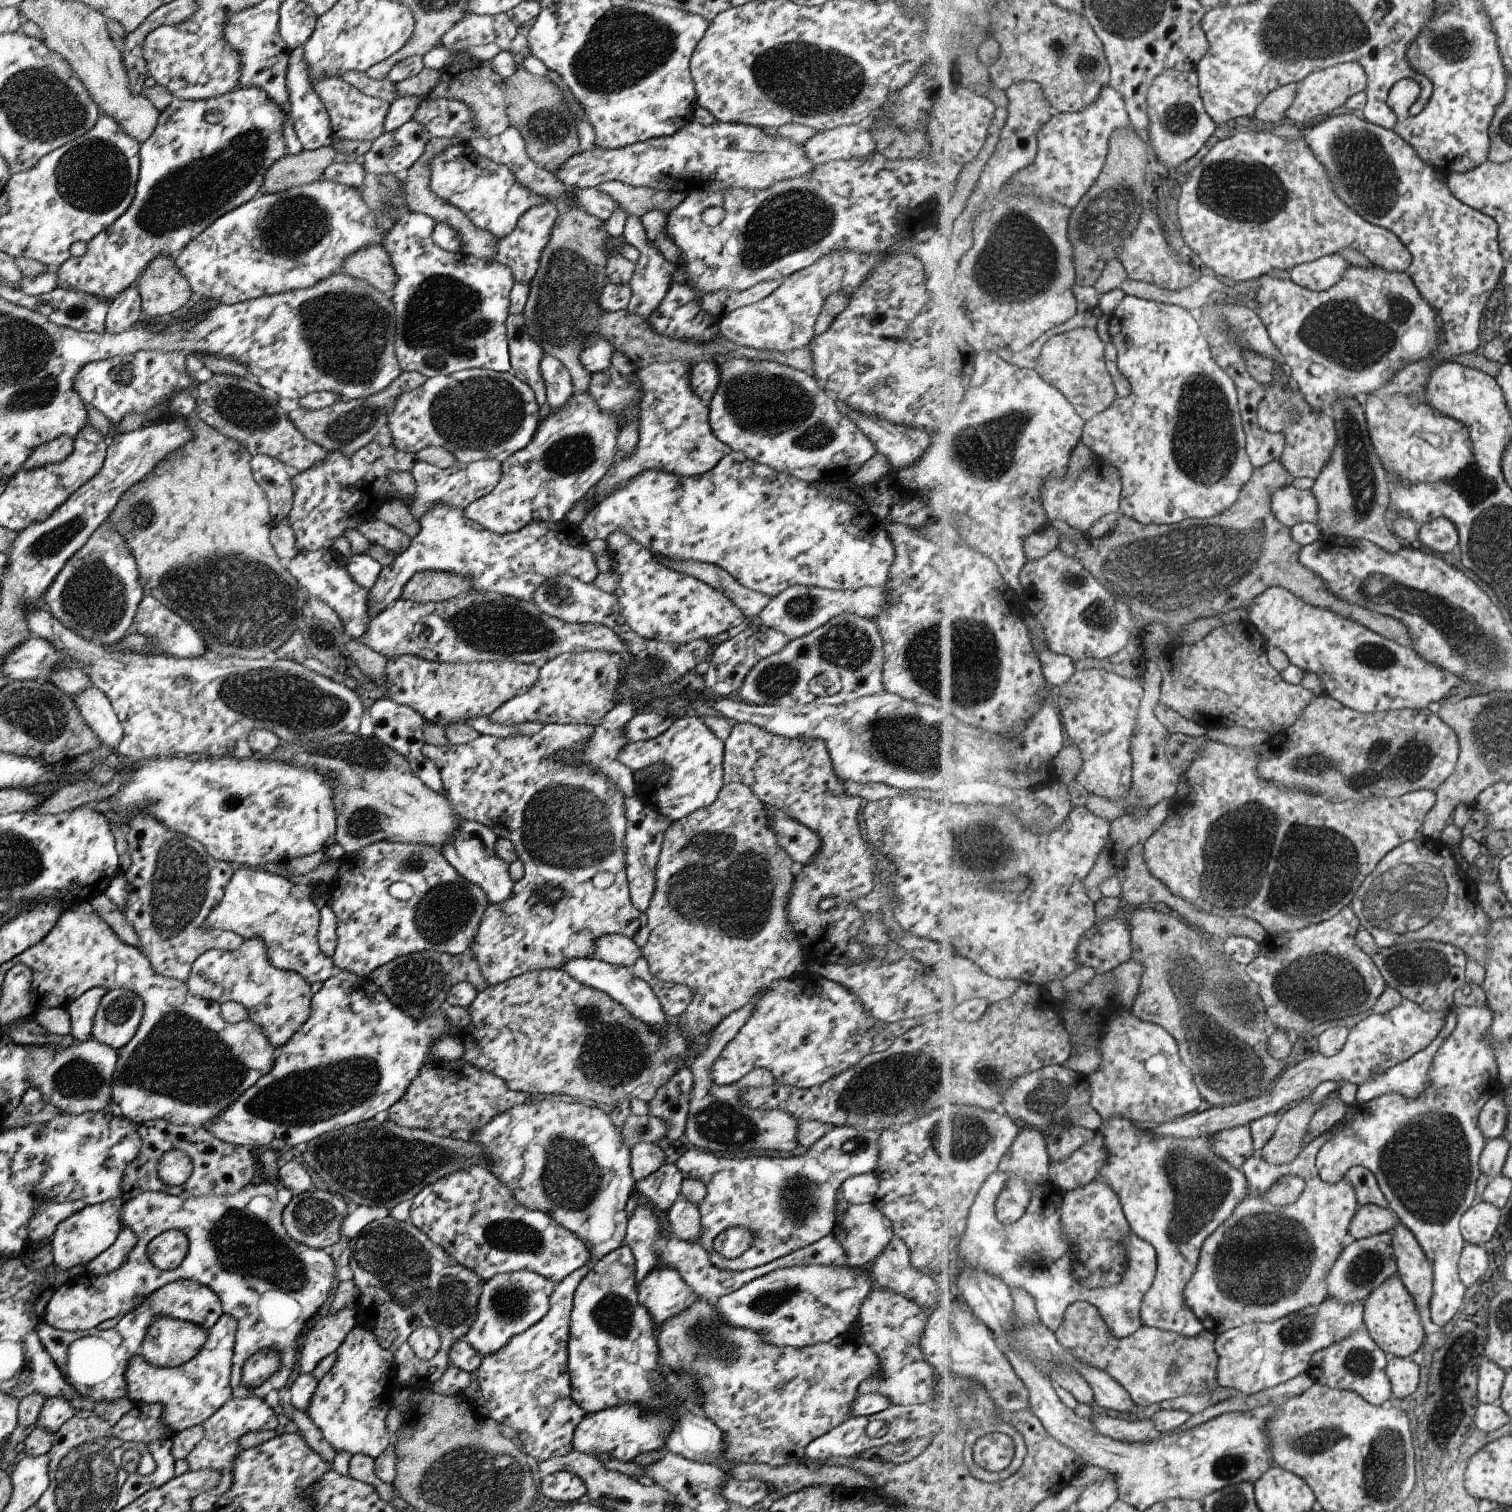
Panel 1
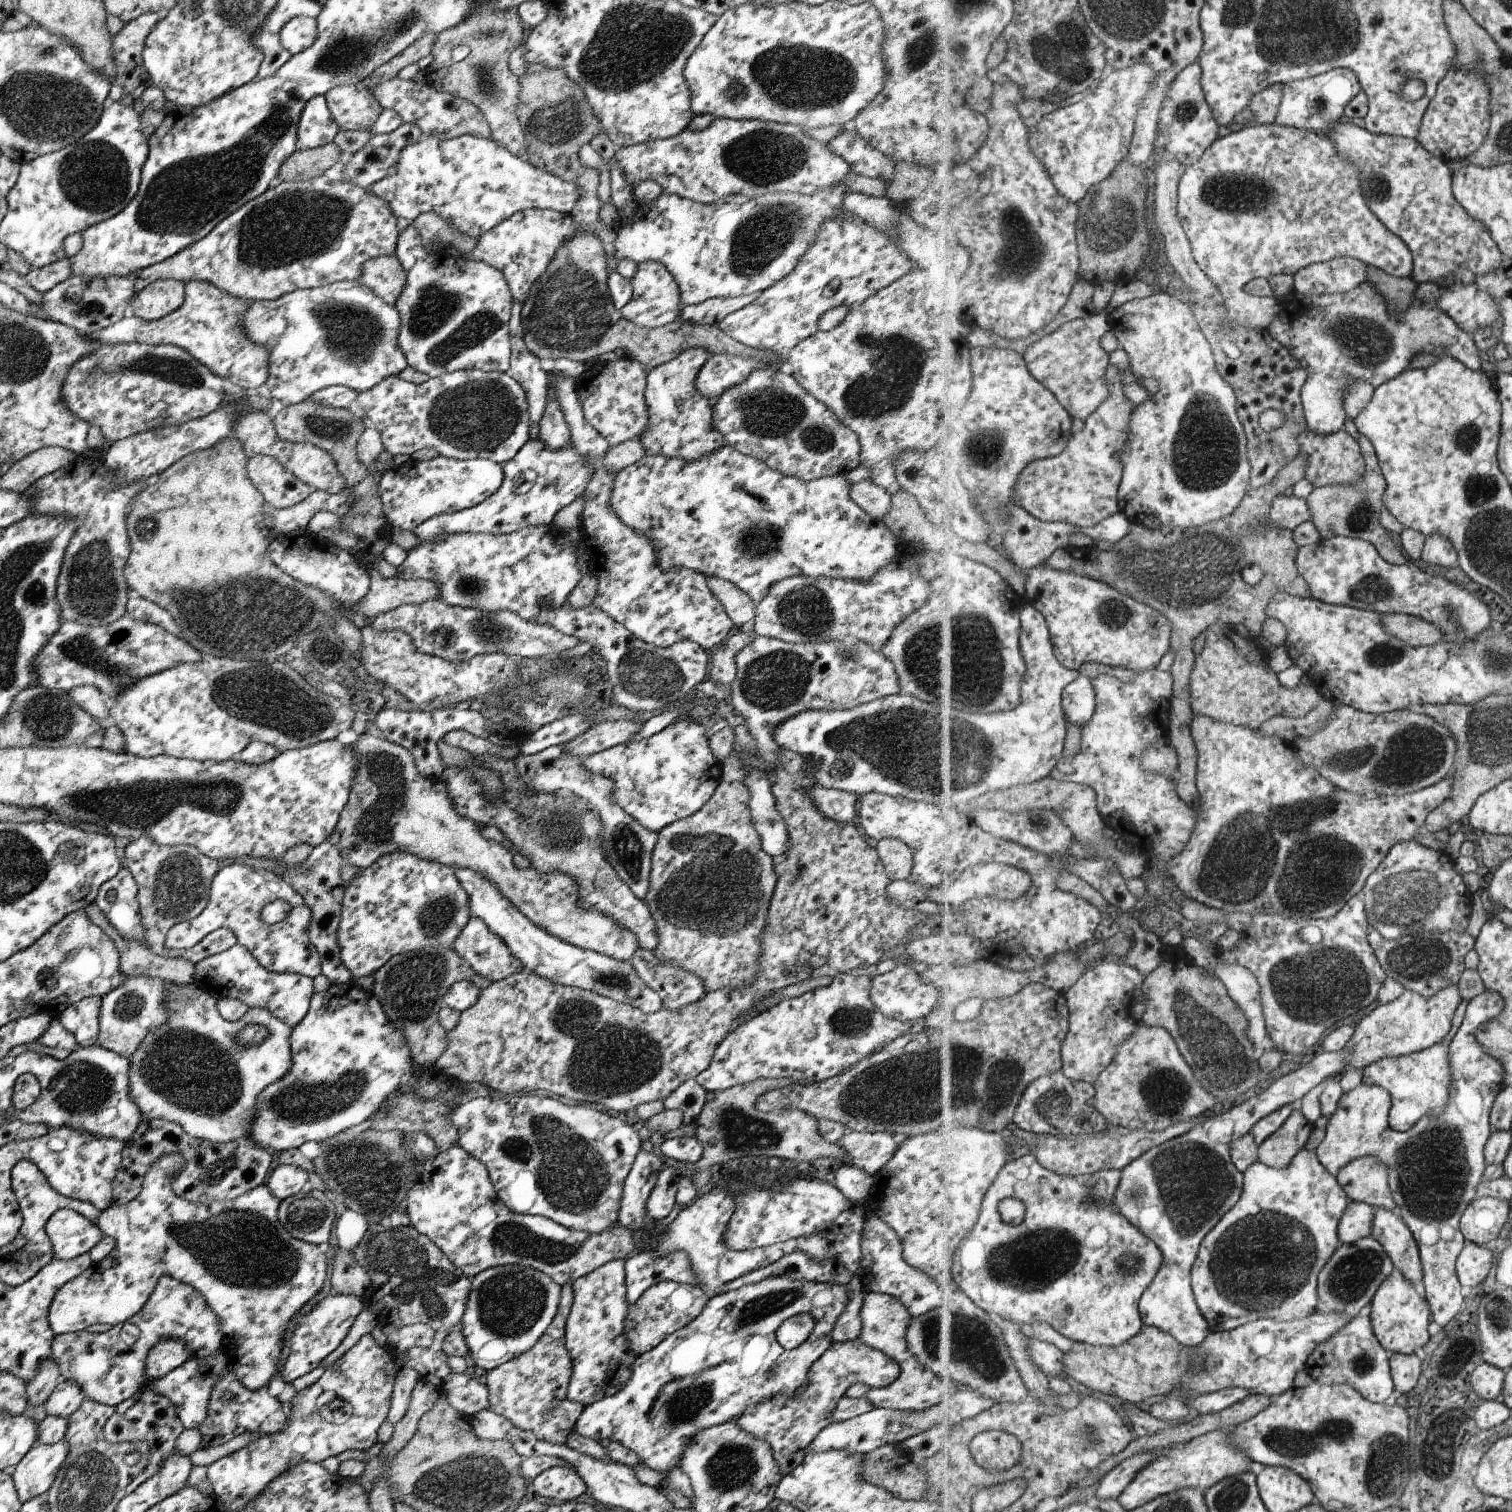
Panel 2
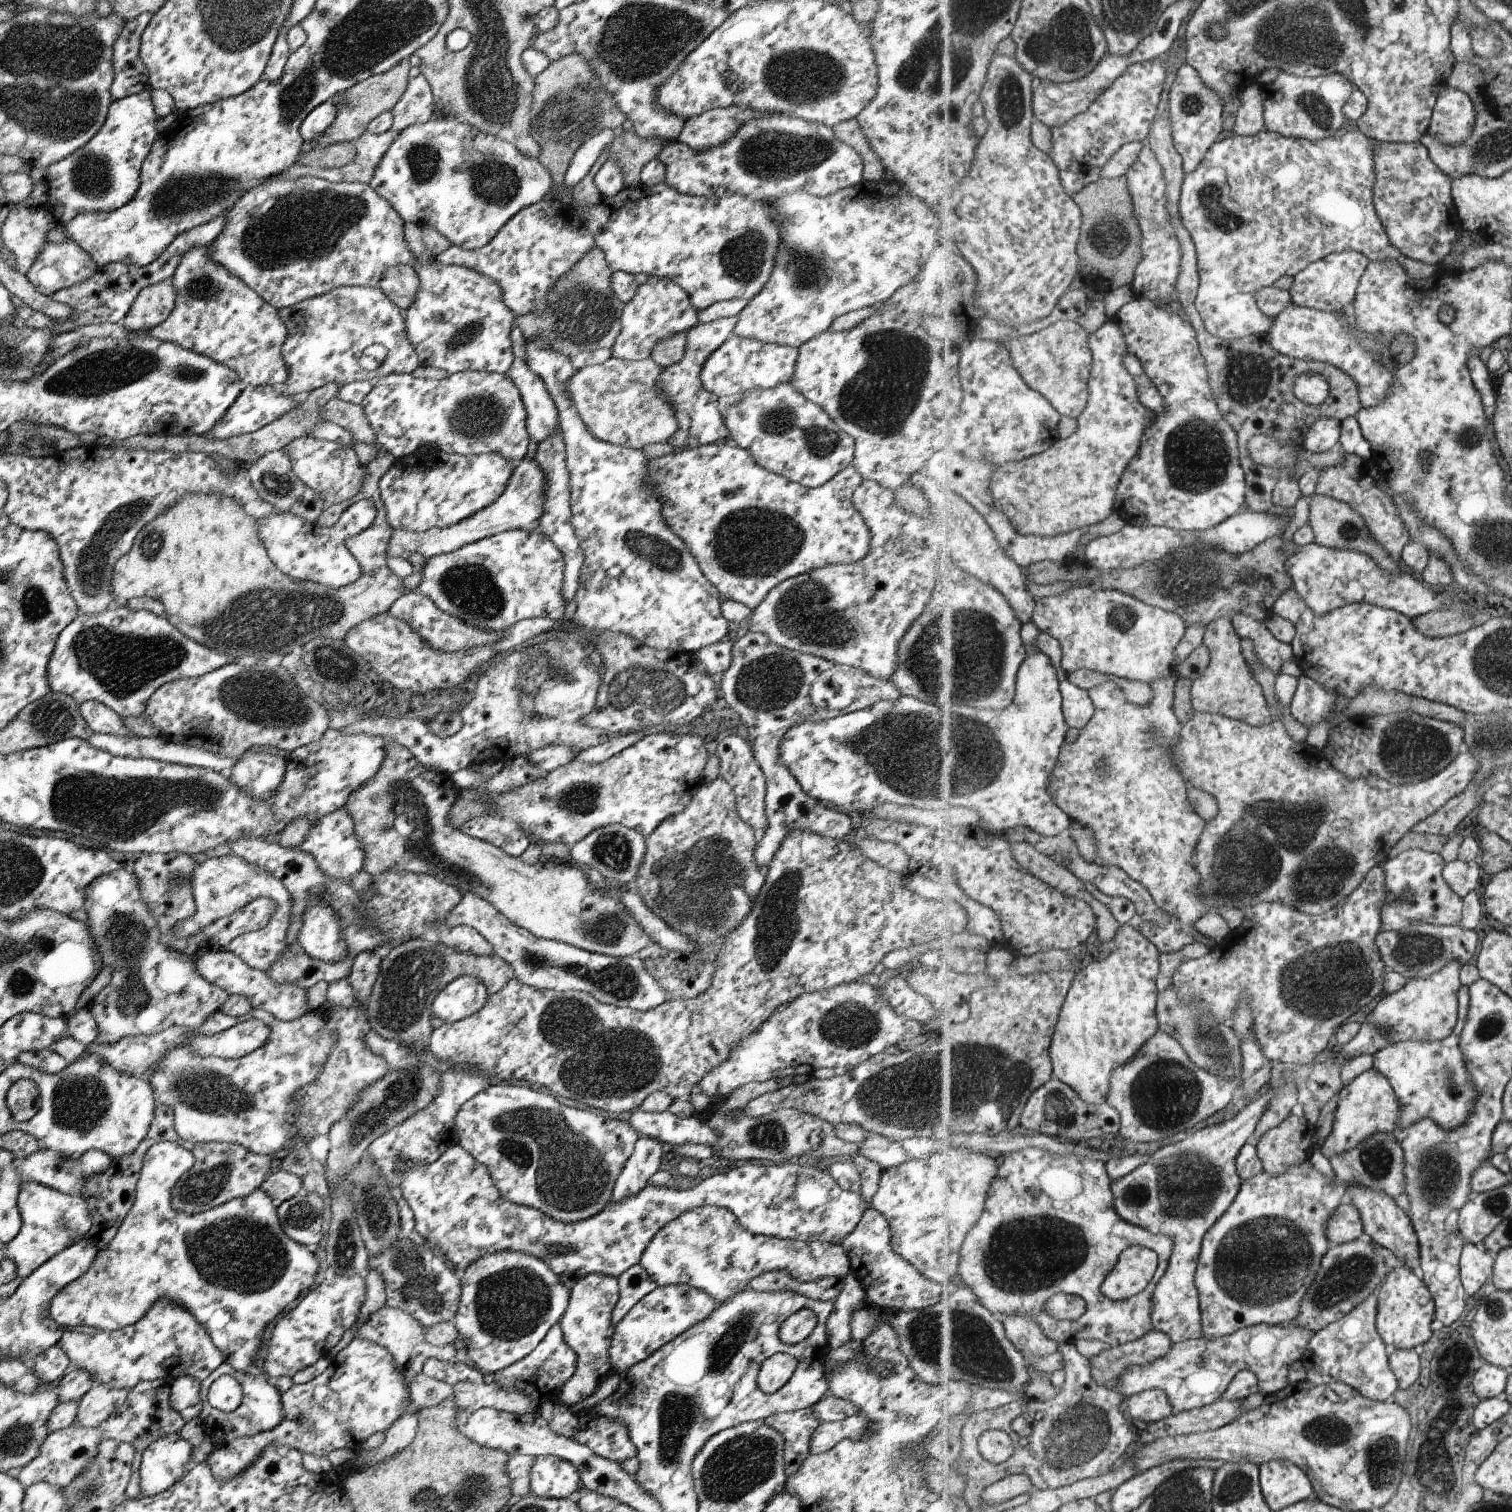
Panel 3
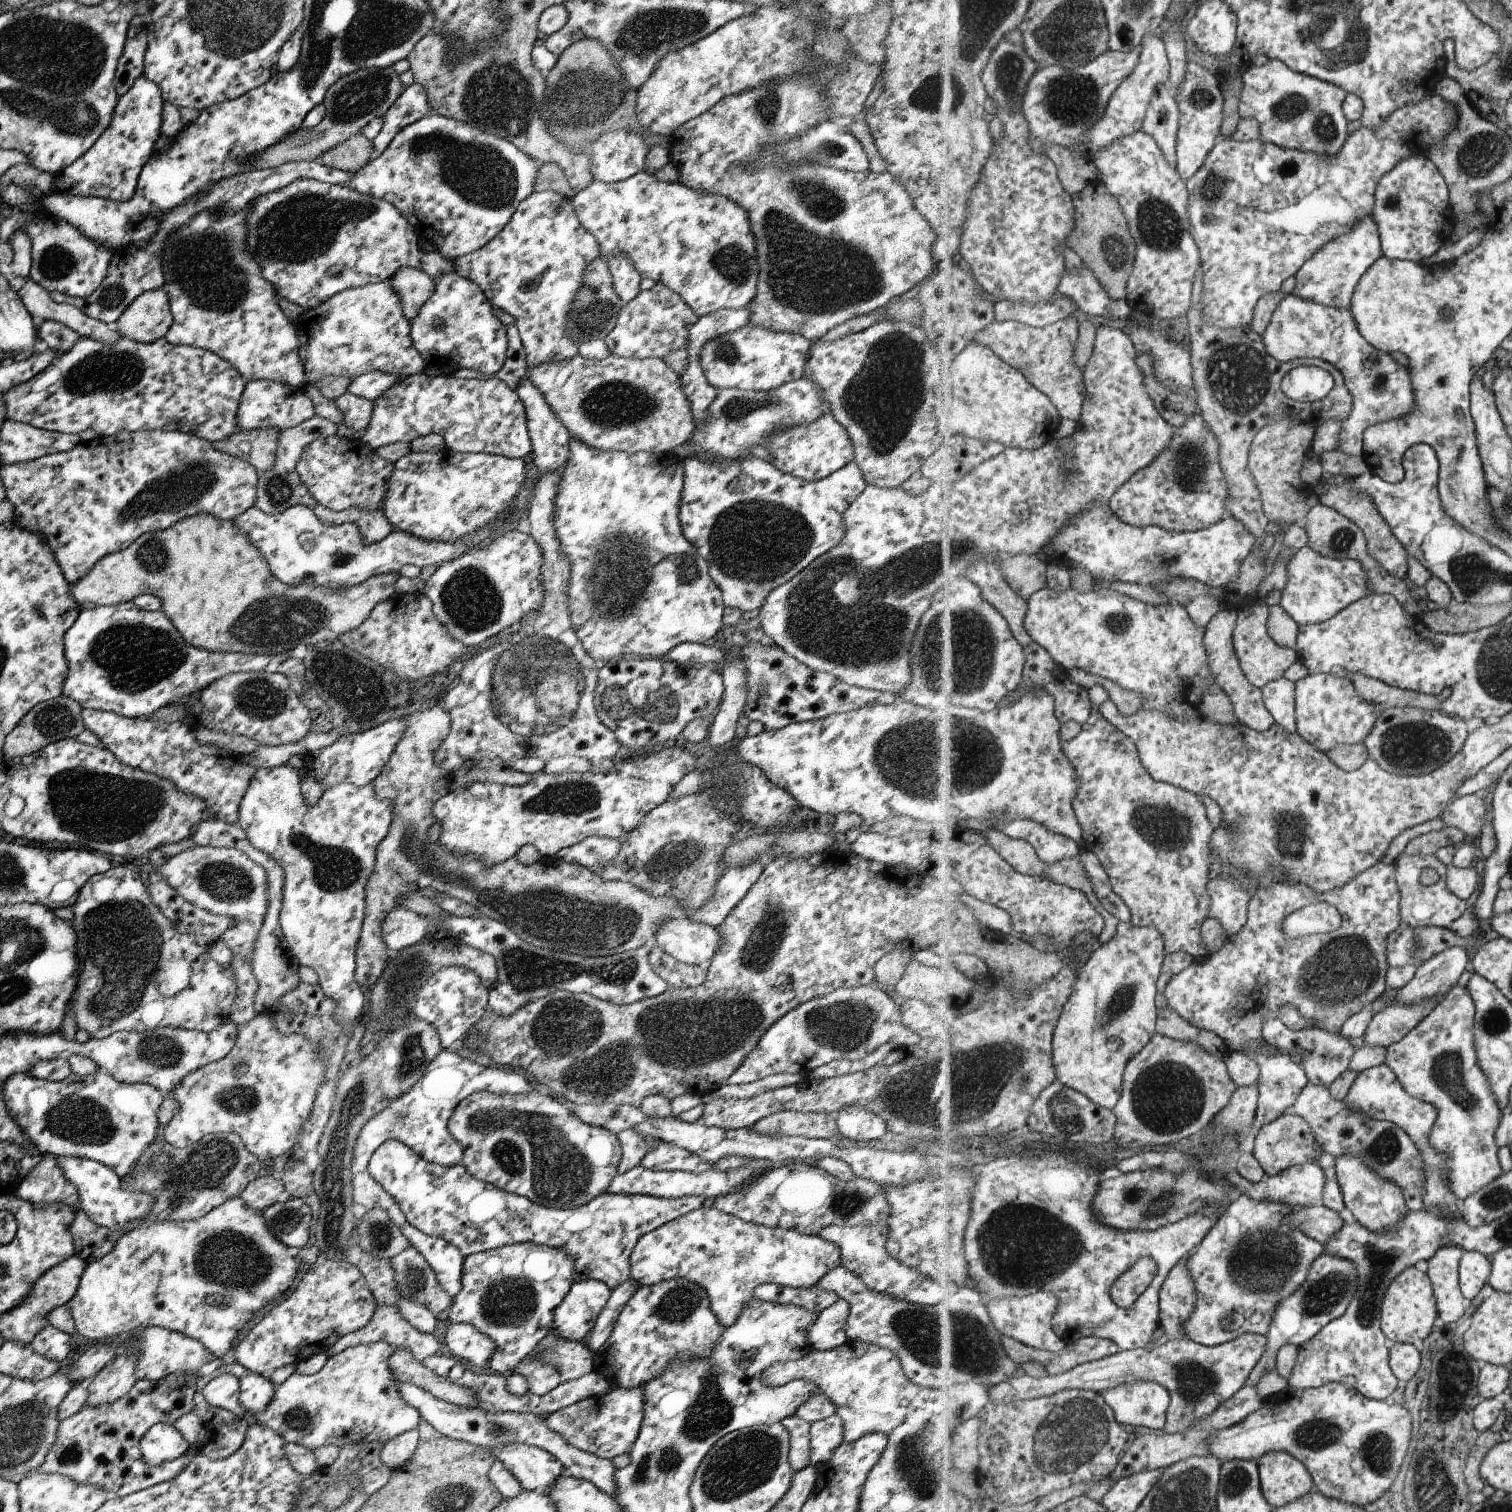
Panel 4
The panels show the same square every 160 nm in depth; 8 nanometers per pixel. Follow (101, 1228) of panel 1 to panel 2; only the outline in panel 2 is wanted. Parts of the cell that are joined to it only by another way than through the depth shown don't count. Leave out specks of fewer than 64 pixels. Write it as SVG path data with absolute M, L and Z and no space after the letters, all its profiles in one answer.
M71 1209L56 1210L44 1231L51 1242L52 1259L62 1261L88 1253L104 1237L96 1222Z

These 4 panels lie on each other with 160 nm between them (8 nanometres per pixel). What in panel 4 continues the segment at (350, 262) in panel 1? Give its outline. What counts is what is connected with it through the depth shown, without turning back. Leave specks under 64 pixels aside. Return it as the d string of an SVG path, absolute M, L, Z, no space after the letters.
M403 267L389 278L395 294L401 302L401 312L407 321L411 321L423 302L433 294L433 277L412 267Z

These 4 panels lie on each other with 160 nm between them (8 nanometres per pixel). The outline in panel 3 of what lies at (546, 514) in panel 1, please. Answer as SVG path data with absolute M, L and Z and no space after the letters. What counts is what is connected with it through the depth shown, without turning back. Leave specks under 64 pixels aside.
M525 457L516 462L510 472L505 488L495 501L481 510L475 511L472 515L462 518L457 524L448 527L433 527L419 532L392 529L386 550L387 558L399 556L399 558L407 560L408 554L419 552L425 560L438 554L457 550L461 546L503 531L522 530L529 532L537 530L540 516L544 513L546 491L544 472L535 460Z

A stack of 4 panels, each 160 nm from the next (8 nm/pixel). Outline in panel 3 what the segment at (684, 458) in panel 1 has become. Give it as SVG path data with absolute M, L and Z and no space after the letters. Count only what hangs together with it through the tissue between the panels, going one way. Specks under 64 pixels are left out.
M736 316L715 319L702 325L695 324L686 332L681 360L662 368L657 375L654 389L671 405L673 416L677 421L677 428L665 443L677 451L700 447L707 443L717 443L717 440L726 439L728 436L721 414L717 410L717 396L702 388L699 373L711 351L721 346L721 343L732 334L735 321Z

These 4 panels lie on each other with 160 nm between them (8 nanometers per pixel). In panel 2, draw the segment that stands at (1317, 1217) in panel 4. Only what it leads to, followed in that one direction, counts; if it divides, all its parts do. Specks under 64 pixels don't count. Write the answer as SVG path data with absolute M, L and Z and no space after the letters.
M1352 1202L1340 1222L1340 1242L1353 1244L1372 1234L1376 1207L1364 1202Z

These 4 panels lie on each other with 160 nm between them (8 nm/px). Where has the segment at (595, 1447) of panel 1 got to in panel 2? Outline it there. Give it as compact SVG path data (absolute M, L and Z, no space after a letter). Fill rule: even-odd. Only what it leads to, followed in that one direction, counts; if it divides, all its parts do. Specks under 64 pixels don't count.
M781 1275L715 1294L709 1297L693 1320L666 1336L651 1350L635 1357L629 1367L631 1376L619 1392L582 1407L572 1430L597 1442L609 1438L633 1451L643 1466L662 1476L659 1484L662 1488L668 1472L678 1466L684 1448L698 1430L735 1420L746 1406L756 1405L774 1394L783 1393L792 1397L804 1391L809 1365L831 1346L831 1329L847 1301L846 1285L790 1279ZM801 1313L810 1314L814 1322L812 1331L799 1346L785 1350L777 1342L775 1331L784 1320Z

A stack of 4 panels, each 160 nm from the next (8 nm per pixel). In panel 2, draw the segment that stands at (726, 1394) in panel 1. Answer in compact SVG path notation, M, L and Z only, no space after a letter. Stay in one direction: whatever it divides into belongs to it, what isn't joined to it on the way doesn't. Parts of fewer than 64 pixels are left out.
M858 1338L847 1342L832 1341L816 1361L809 1365L804 1391L788 1397L783 1393L774 1394L756 1405L746 1406L735 1418L743 1433L765 1441L770 1446L773 1460L779 1472L789 1474L799 1466L807 1453L809 1443L817 1433L831 1422L831 1413L837 1401L853 1383L863 1383L878 1389L887 1386L897 1378L899 1365L880 1350L863 1344Z

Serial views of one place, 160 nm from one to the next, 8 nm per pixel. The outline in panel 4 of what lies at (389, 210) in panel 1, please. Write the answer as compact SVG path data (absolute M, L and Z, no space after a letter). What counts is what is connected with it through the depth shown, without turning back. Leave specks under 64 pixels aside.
M454 271L439 274L433 279L433 284L433 294L423 302L417 316L409 323L412 348L421 356L424 367L441 368L443 372L451 375L456 370L467 368L494 377L501 369L507 351L506 328L495 318L494 308L471 280L458 276Z

